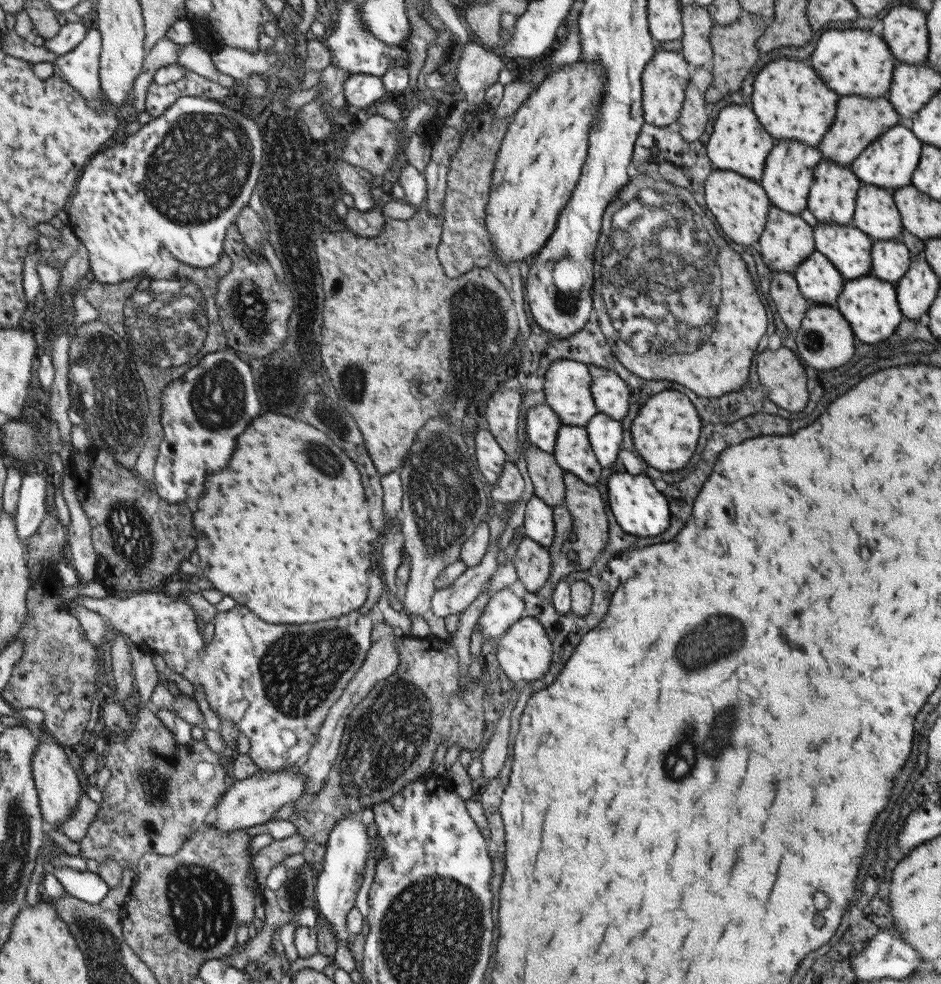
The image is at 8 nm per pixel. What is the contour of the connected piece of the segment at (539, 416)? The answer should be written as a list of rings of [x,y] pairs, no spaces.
[[[538,404],[528,410],[526,420],[528,438],[532,446],[546,453],[554,453],[556,436],[563,426],[560,418],[555,414],[550,405]]]

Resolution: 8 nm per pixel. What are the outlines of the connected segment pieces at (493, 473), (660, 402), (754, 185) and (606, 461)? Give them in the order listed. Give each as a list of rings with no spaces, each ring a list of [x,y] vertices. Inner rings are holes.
[[[478,430],[474,458],[487,487],[496,485],[506,462],[506,454],[488,430]]]
[[[666,390],[652,396],[642,406],[637,418],[638,420],[634,420],[632,424],[632,438],[634,438],[636,450],[648,465],[665,474],[670,474],[672,473],[670,470],[682,470],[690,462],[690,458],[694,456],[694,450],[698,448],[702,422],[694,404],[682,392]]]
[[[715,169],[707,176],[704,197],[708,212],[712,214],[719,229],[730,242],[752,246],[759,242],[771,202],[762,185],[732,170]]]
[[[599,413],[584,428],[588,432],[590,445],[598,462],[604,468],[612,466],[622,450],[624,428],[621,422]]]

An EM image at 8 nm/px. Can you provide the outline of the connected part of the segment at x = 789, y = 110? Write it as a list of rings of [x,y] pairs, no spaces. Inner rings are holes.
[[[783,56],[766,65],[755,76],[751,100],[760,124],[776,142],[798,140],[806,146],[817,147],[836,118],[838,94],[824,84],[811,63]]]

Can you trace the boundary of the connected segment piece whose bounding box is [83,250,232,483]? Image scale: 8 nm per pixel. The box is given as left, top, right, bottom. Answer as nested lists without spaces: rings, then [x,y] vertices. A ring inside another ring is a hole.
[[[162,250],[155,274],[124,280],[112,287],[90,278],[83,287],[88,302],[100,310],[99,320],[106,322],[118,338],[123,337],[132,343],[134,349],[133,358],[148,397],[150,413],[146,430],[149,440],[142,446],[134,466],[134,474],[144,482],[152,483],[154,479],[154,465],[159,445],[163,442],[160,414],[164,387],[198,364],[203,355],[229,349],[225,330],[219,321],[214,292],[218,280],[230,272],[231,266],[231,258],[224,252],[212,269],[200,270],[181,263],[173,254]],[[198,274],[202,274],[200,282]]]

